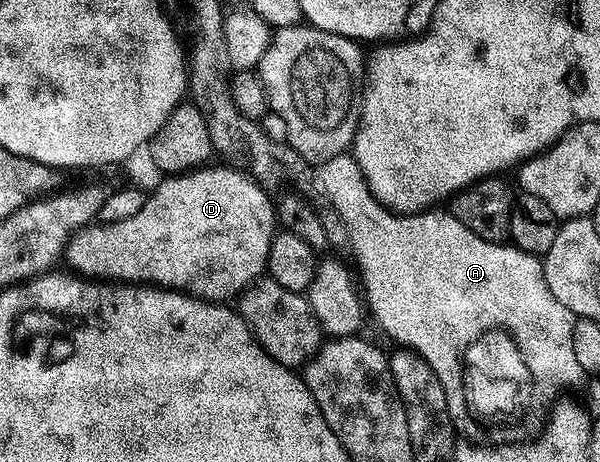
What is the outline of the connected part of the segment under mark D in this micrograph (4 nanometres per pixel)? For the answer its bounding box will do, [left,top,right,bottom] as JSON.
[69,165,273,301]

